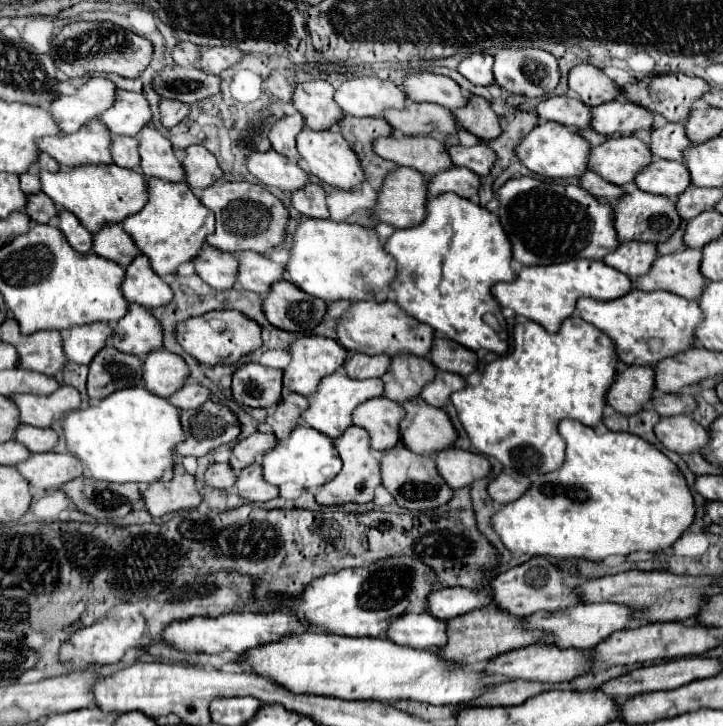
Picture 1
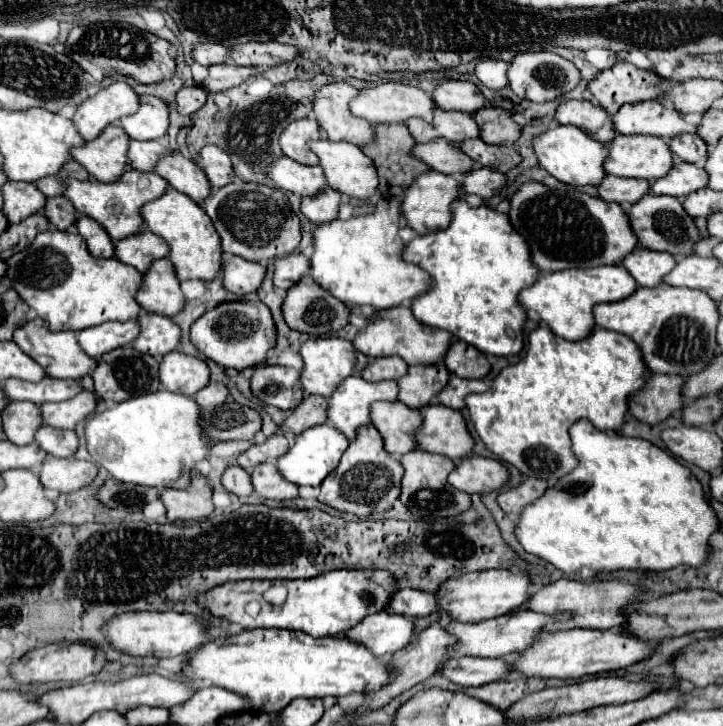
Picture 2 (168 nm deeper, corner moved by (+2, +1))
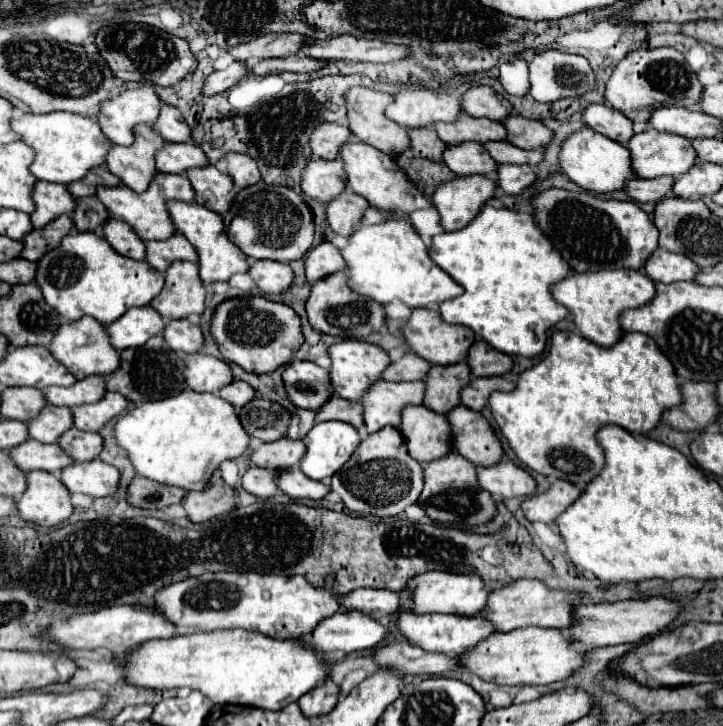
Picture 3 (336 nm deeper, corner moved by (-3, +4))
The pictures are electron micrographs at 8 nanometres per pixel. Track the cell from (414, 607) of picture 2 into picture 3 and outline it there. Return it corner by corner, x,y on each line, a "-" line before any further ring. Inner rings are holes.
356,589
340,601
344,609
358,609
374,619
384,619
400,611
400,595
390,589

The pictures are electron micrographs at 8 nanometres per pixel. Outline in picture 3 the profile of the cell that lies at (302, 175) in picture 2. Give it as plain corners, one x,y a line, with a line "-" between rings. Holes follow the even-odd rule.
310,159
302,171
300,189
312,199
322,203
332,201
338,193
346,187
346,175
340,159
324,161
324,159

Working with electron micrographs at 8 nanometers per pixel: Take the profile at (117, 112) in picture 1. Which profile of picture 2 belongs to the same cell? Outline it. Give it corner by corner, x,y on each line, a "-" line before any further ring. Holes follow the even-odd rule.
141,96
141,108
137,114
119,122
133,140
157,140
167,134
169,108
155,96

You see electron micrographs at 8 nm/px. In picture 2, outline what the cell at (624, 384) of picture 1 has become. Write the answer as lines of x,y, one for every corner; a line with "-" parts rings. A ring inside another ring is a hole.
647,374
647,386
645,386
639,394
635,394
635,396
631,398
629,410
631,410
631,414
633,414
637,420
641,420
641,422
645,422
645,424
651,424
651,426
661,424
663,420
667,420
667,418
673,416
675,412
681,412
681,410
683,410
683,406
681,406
681,404
683,404
683,394
681,394
683,386
685,386
685,378
681,378
681,376

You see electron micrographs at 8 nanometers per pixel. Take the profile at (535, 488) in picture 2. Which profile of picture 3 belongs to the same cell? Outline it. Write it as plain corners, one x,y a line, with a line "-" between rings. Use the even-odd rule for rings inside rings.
554,481
552,487
544,493
530,495
522,501
522,511
528,521
544,521
550,523
558,513
562,513
572,501
578,499
582,489
570,485
568,481

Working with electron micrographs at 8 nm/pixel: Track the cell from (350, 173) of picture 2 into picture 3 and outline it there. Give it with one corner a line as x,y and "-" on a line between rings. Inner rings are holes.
346,141
340,149
340,159
344,161
344,171
346,171
346,185
362,195
372,207
382,209
382,211
392,211
398,209
402,213
410,213
414,209
424,209
430,207
430,199
426,199
422,193
414,189
414,185
406,179
404,171
396,165
396,161
390,155
384,155
382,151
360,143
360,141

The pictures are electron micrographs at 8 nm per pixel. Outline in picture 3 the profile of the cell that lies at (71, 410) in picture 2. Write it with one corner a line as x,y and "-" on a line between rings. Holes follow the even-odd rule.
104,393
102,401
98,403
70,407
74,427
82,431
98,431
106,421
124,413
126,405
128,401
120,393

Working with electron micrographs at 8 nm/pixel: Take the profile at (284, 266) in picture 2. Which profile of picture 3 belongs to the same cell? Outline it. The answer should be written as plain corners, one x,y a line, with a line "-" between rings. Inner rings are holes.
320,243
312,247
304,257
304,271
308,283
316,283
336,271
346,271
346,263
332,243

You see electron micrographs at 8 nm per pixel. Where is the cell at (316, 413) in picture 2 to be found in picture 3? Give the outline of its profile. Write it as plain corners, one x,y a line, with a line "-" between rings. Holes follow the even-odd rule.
330,397
318,411
316,411
316,423
322,421
344,421
354,427
362,427
362,405
356,401
344,401
342,397

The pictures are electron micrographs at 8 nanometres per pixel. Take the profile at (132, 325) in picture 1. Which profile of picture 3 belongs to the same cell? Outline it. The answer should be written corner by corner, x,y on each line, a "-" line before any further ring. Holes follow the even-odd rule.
188,319
168,321
162,335
166,345
170,345
170,349
182,351
182,353
198,353
204,341
200,327

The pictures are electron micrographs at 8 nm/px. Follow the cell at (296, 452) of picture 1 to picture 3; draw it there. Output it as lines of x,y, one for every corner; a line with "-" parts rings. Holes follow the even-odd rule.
326,421
316,423
308,437
306,455
300,461
300,469
306,477
322,481
332,477
360,445
360,435
350,423

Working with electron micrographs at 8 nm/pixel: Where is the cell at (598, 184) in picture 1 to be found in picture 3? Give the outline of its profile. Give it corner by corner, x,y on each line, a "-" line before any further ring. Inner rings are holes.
634,177
626,183
624,191
632,201
638,203
656,203
672,189
674,177
658,177
658,179
640,179

